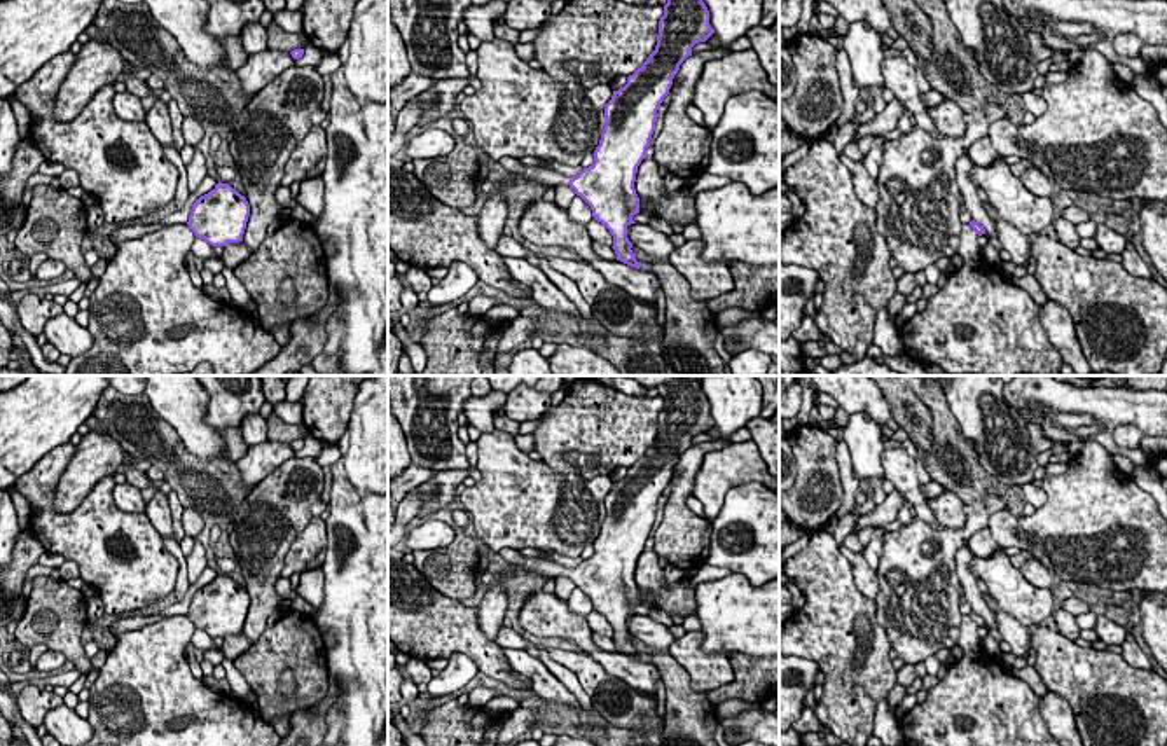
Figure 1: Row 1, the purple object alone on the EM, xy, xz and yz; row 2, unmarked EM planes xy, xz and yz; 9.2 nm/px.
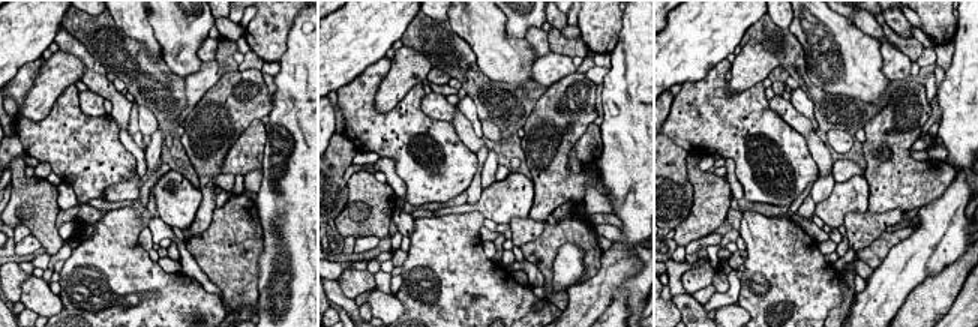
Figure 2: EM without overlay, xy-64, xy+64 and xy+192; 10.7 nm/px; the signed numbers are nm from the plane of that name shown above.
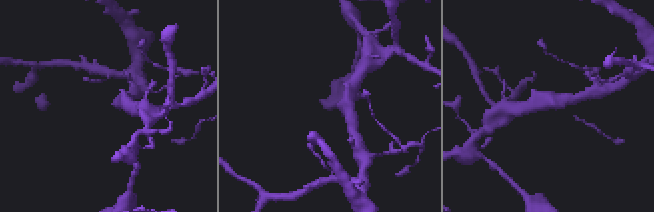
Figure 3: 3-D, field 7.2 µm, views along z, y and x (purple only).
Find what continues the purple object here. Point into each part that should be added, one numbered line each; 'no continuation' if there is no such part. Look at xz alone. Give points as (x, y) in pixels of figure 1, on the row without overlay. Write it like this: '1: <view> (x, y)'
1: xz (540, 566)

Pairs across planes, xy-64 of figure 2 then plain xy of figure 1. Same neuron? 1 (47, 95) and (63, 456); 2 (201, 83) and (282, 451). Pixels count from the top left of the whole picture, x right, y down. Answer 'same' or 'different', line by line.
1: different
2: same

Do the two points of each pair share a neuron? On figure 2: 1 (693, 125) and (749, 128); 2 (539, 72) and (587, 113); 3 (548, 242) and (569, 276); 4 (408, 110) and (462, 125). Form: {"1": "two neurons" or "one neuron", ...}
{"1": "one neuron", "2": "two neurons", "3": "two neurons", "4": "two neurons"}

